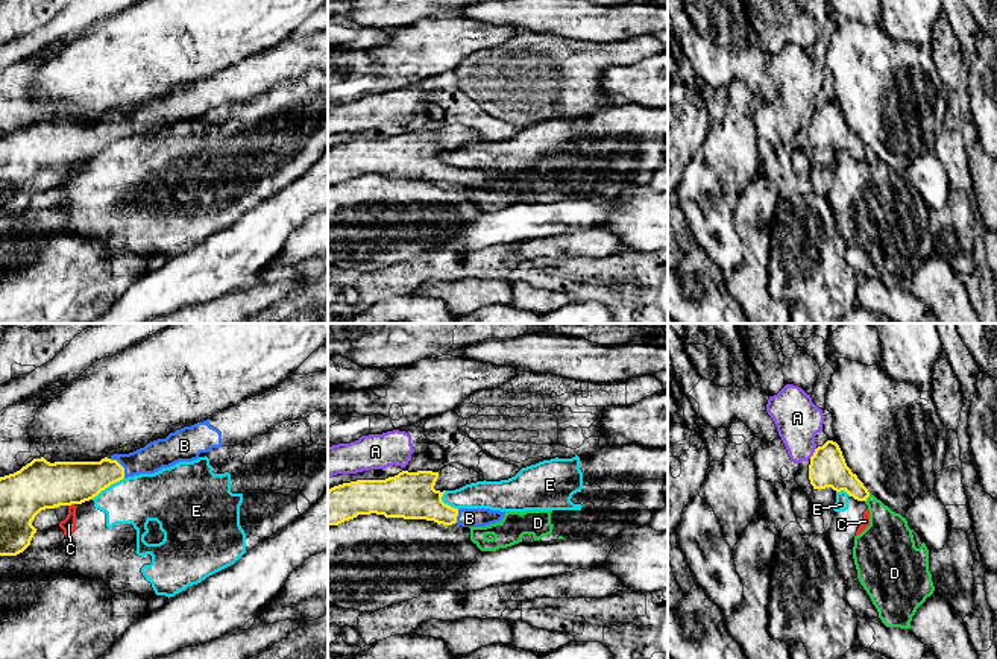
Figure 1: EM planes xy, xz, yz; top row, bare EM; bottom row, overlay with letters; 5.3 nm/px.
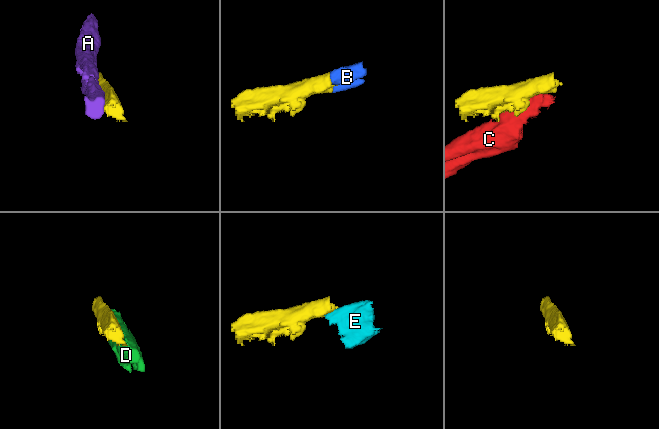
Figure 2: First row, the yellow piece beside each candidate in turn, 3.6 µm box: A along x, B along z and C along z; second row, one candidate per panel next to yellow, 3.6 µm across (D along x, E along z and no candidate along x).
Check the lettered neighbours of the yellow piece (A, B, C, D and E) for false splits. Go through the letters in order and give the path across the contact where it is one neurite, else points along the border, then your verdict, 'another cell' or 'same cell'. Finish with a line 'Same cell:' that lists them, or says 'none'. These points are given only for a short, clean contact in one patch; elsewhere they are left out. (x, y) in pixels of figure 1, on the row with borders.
A: another cell
B: across xy (78, 482), (122, 466), (149, 460), (163, 453) | same cell
C: another cell
D: another cell
E: along xy (123, 477), (91, 498) | another cell
Same cell: B

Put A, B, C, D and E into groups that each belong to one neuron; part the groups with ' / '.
A / B / C D E

